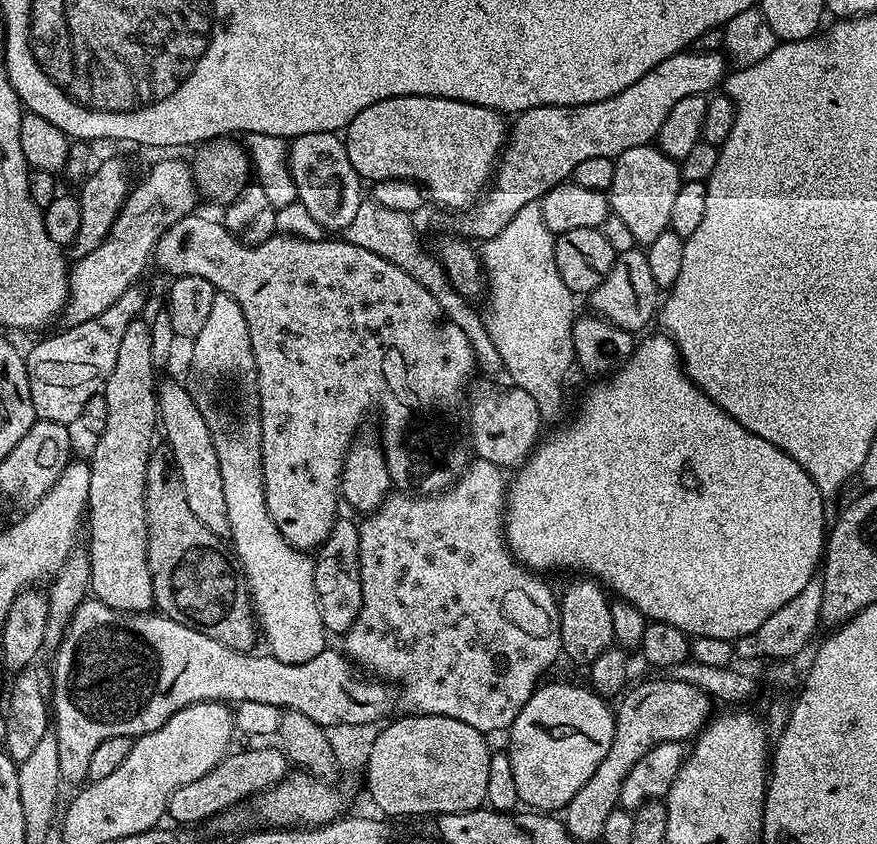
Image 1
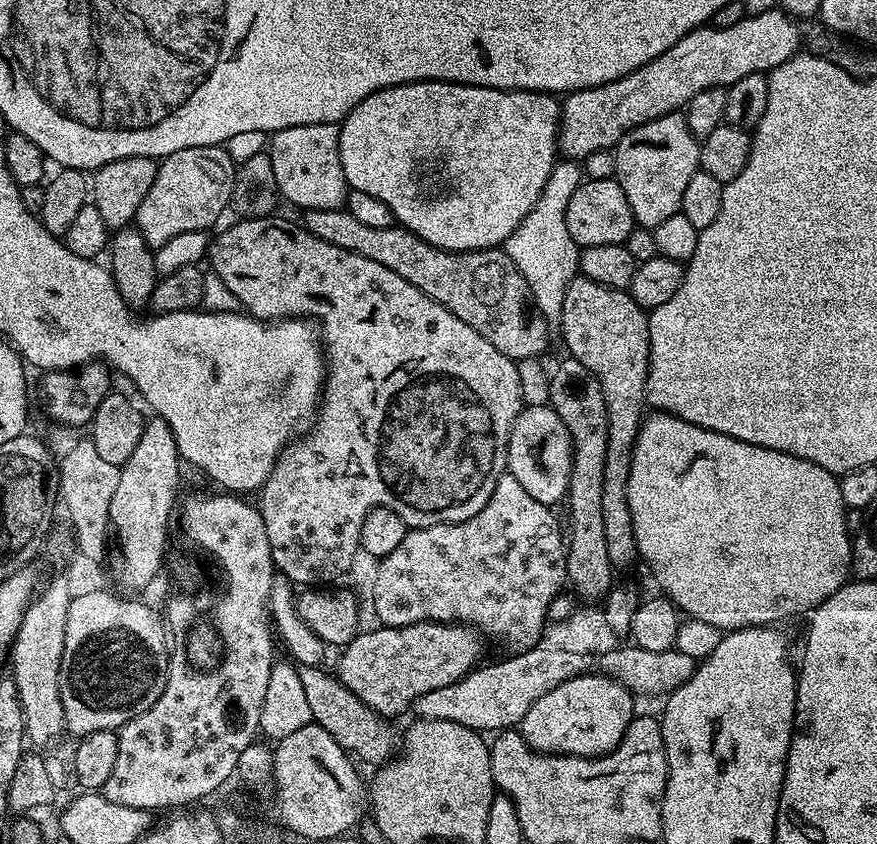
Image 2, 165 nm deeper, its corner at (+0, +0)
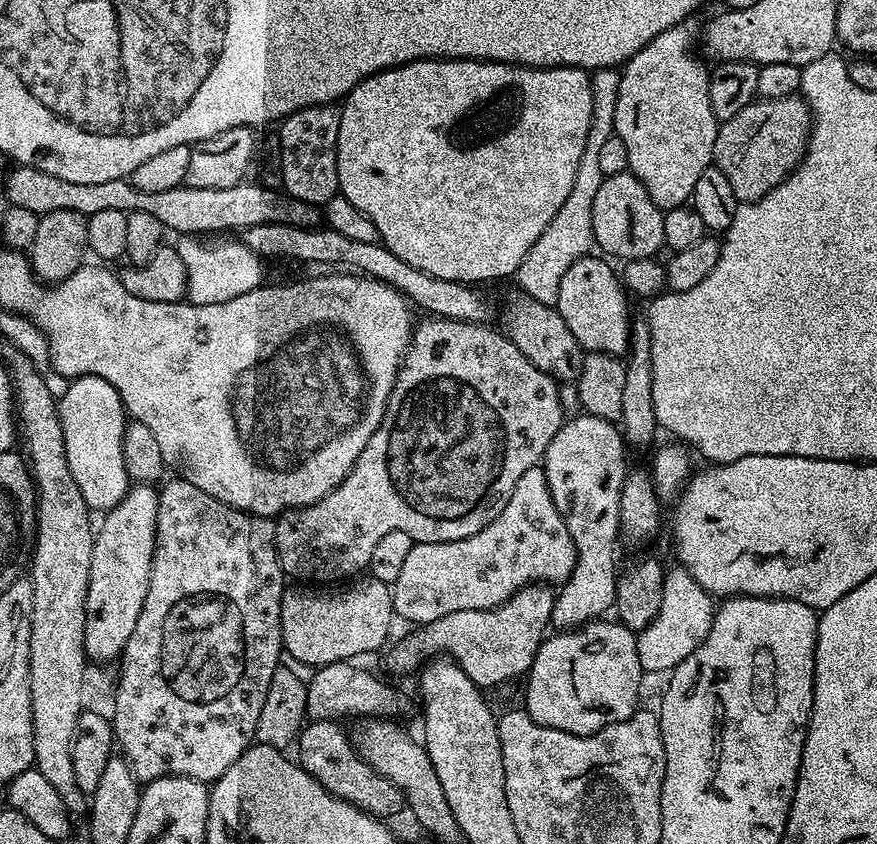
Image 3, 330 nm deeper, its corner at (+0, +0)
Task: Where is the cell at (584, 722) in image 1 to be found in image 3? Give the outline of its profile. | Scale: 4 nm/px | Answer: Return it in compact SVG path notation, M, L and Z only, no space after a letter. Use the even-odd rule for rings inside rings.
M601 618L594 620L589 624L583 624L580 628L573 628L571 630L560 630L555 634L549 635L541 644L538 654L532 663L532 669L529 670L526 677L528 689L524 692L524 704L528 717L534 722L538 722L547 728L554 730L566 730L566 734L574 734L575 736L589 736L598 730L602 730L606 726L610 726L619 720L625 720L634 715L638 711L636 704L640 700L640 676L645 675L644 667L638 662L638 646L636 645L637 633L631 632L625 624L621 624L612 618Z

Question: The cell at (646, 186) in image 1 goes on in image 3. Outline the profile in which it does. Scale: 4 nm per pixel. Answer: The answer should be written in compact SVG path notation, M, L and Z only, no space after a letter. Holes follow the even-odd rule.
M685 22L658 34L638 54L628 59L620 73L618 102L614 110L615 136L626 142L626 151L630 162L628 171L646 186L646 194L654 198L661 210L677 208L688 204L692 199L694 185L702 170L713 167L714 142L718 138L720 124L714 115L714 106L710 106L709 65L696 60L692 53L692 43L698 40L698 32Z

